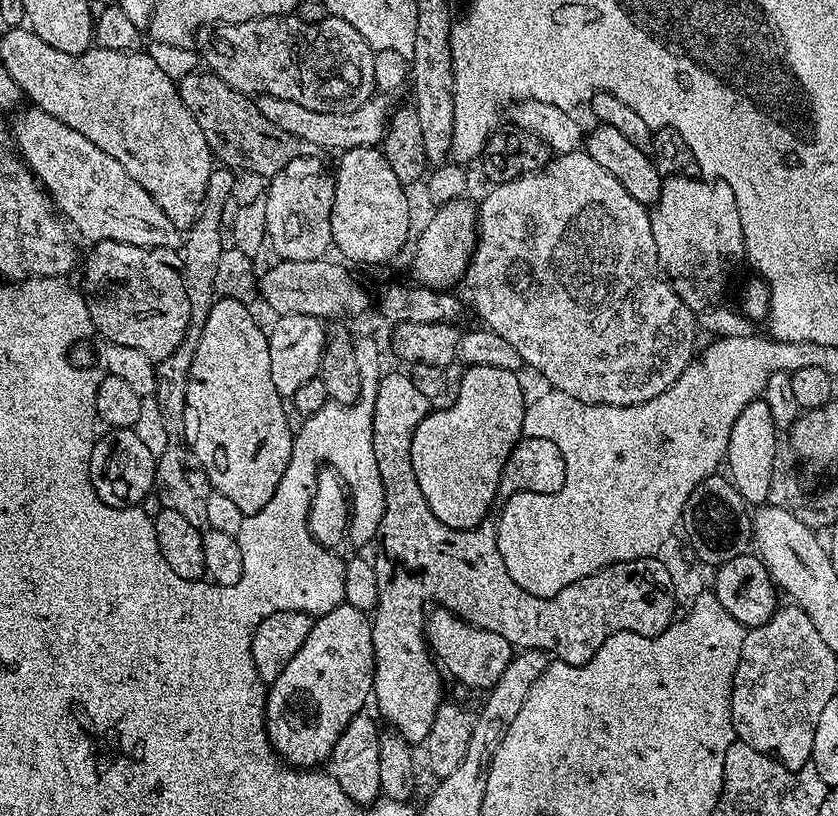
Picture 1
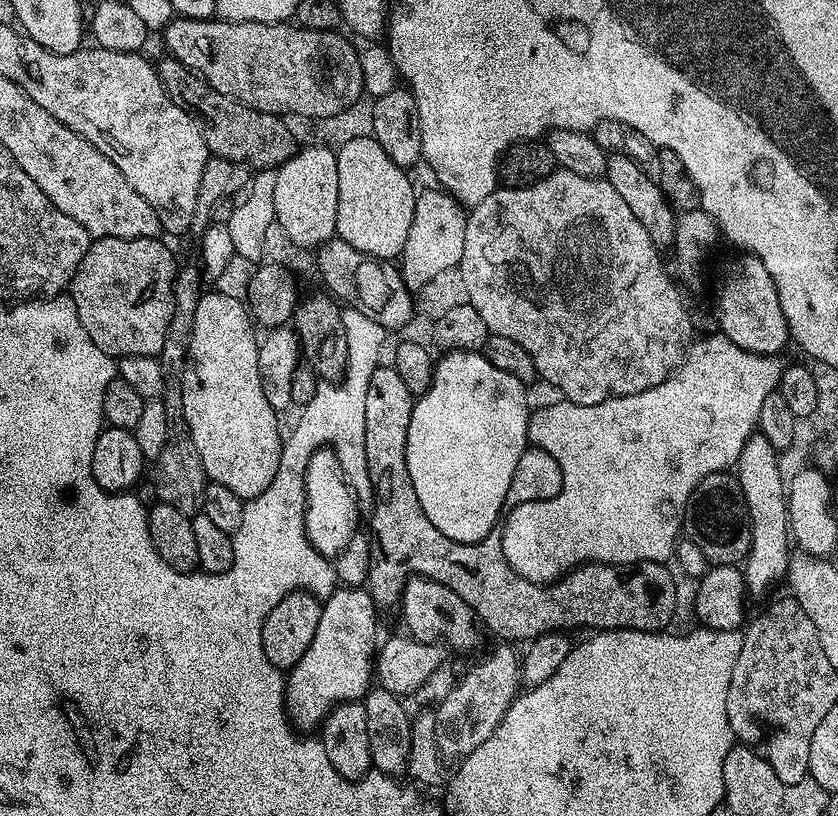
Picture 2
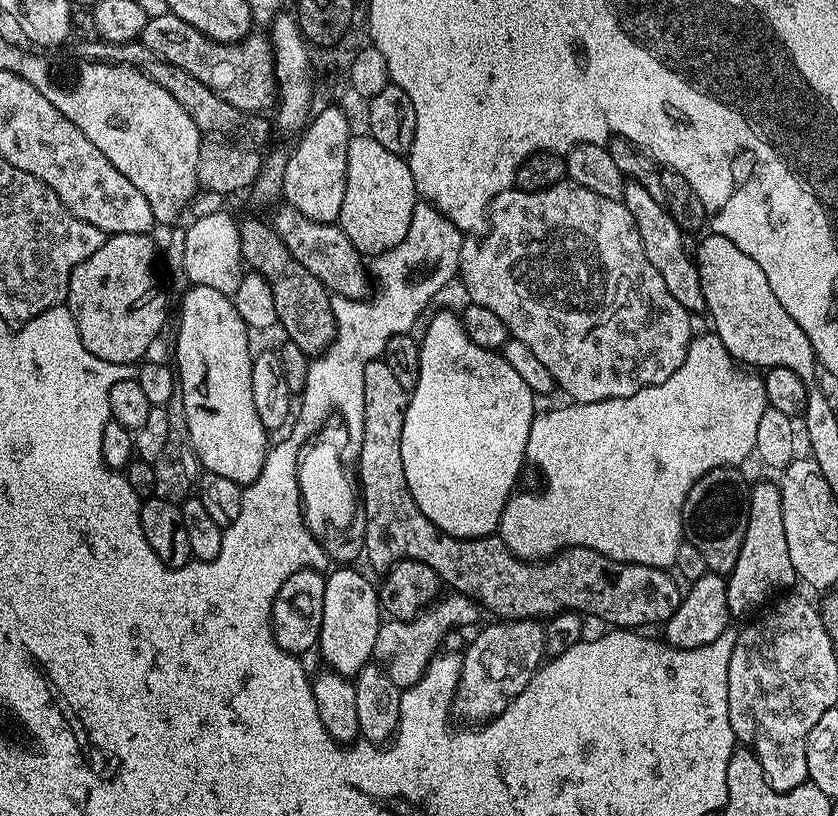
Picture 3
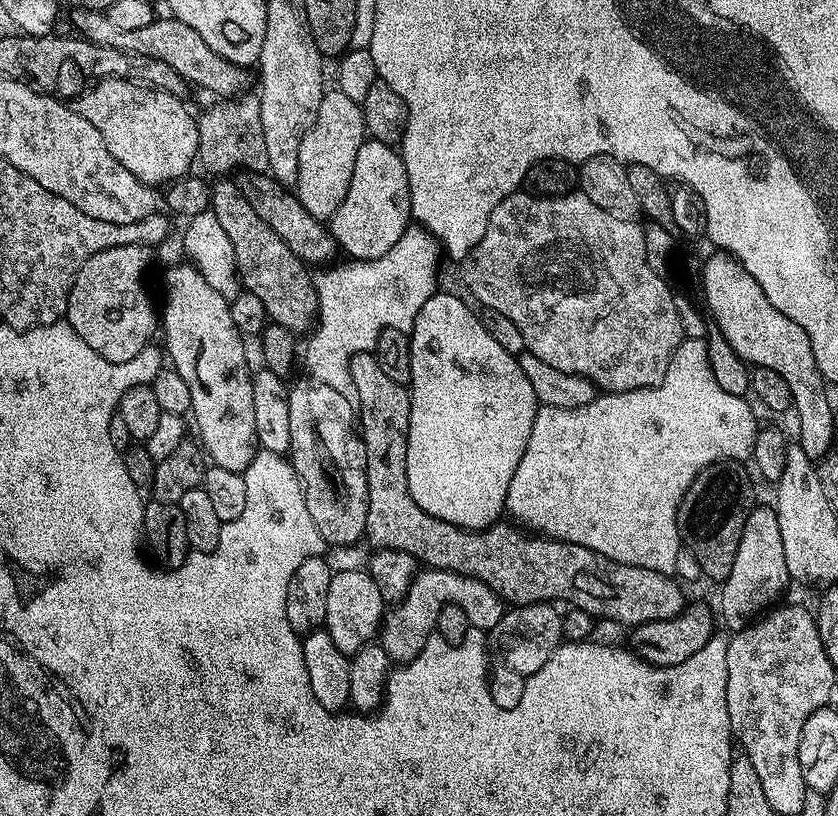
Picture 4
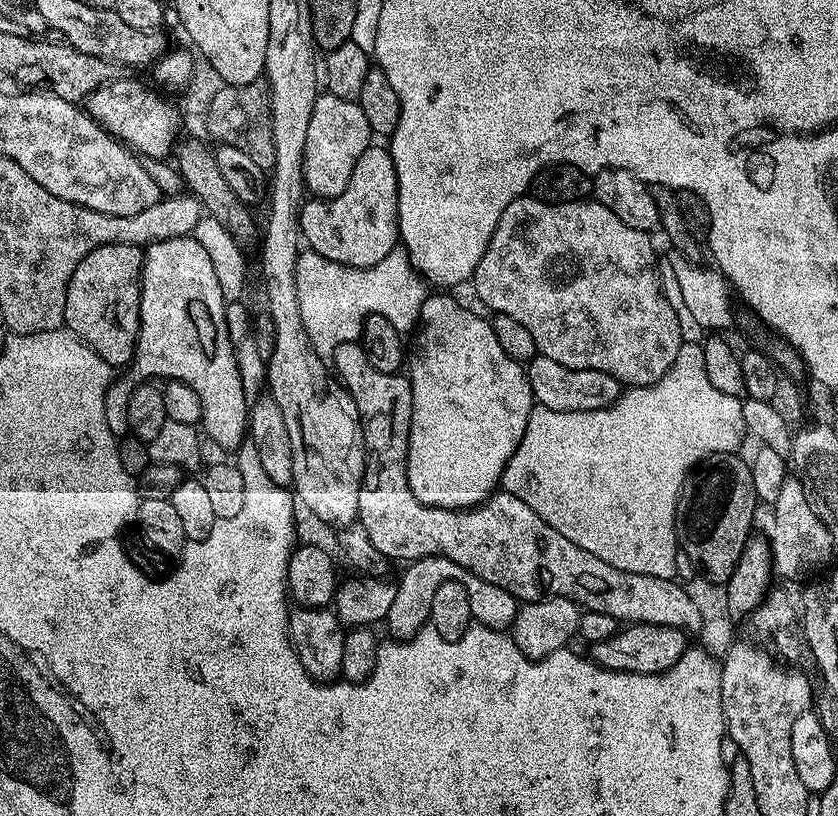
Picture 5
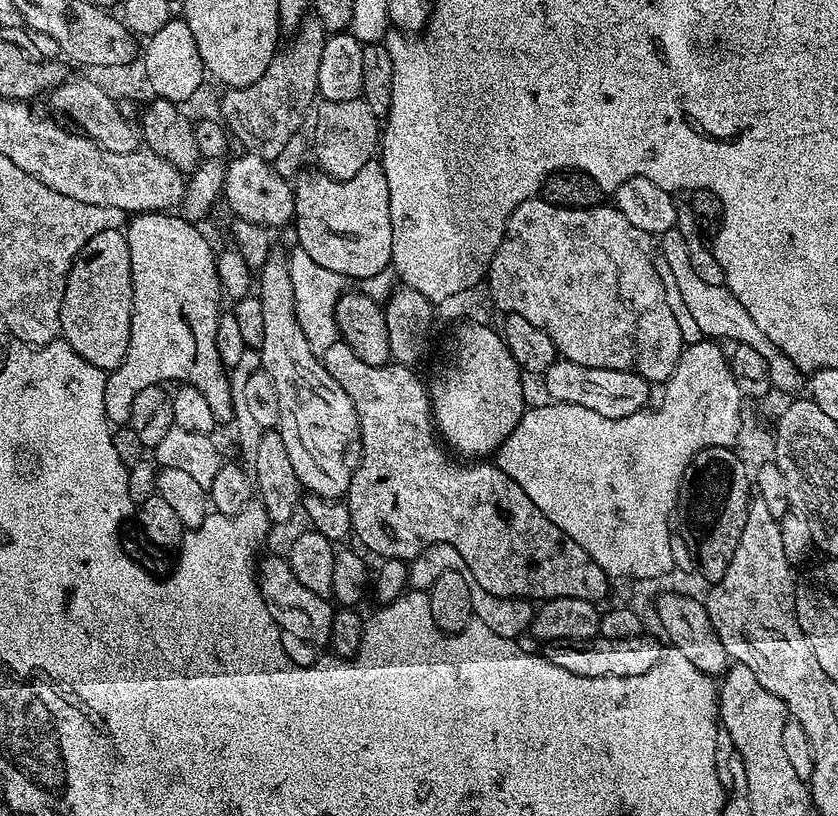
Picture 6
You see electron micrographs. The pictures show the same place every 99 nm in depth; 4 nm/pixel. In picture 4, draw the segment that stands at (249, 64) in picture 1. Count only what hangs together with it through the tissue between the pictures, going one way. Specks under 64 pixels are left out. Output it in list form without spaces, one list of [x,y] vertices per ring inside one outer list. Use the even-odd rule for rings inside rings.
[[[77,8],[71,13],[72,24],[77,28],[83,39],[94,42],[98,46],[114,46],[121,48],[124,52],[134,54],[146,54],[158,58],[158,62],[166,62],[166,66],[174,66],[174,70],[192,86],[197,84],[200,88],[205,88],[208,92],[213,92],[216,98],[231,98],[241,95],[248,84],[249,69],[240,68],[237,64],[231,64],[226,58],[214,54],[206,42],[195,30],[190,30],[186,22],[178,19],[157,20],[153,18],[150,26],[141,26],[139,30],[118,30],[114,22],[104,12],[95,12],[89,8]]]

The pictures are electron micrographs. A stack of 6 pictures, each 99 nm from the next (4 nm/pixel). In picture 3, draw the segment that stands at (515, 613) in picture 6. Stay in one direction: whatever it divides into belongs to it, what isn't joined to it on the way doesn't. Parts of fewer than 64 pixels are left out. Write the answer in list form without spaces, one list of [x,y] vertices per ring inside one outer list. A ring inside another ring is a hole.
[[[453,591],[452,596],[441,595],[440,601],[432,602],[419,614],[413,615],[408,620],[385,619],[378,630],[378,638],[374,642],[372,655],[375,663],[380,664],[394,682],[402,690],[414,686],[428,669],[428,663],[433,656],[441,651],[443,636],[452,629],[459,629],[464,624],[472,624],[479,618],[482,608],[471,596],[464,596],[458,591]]]

